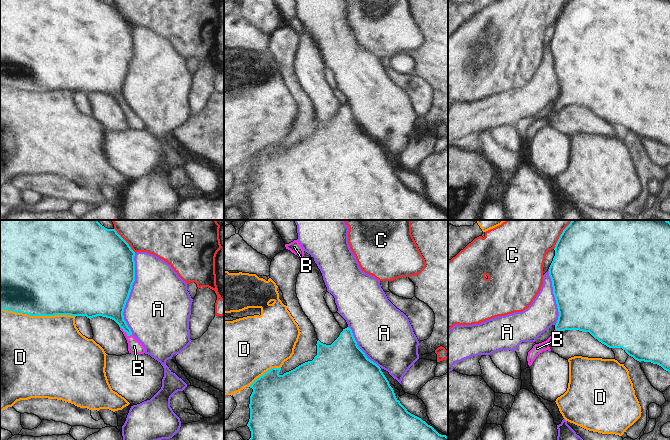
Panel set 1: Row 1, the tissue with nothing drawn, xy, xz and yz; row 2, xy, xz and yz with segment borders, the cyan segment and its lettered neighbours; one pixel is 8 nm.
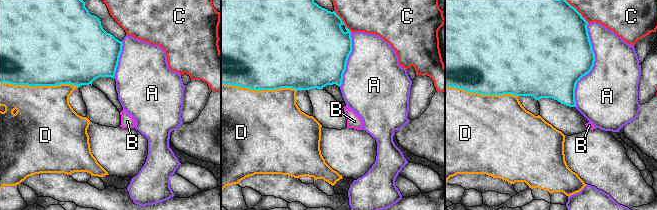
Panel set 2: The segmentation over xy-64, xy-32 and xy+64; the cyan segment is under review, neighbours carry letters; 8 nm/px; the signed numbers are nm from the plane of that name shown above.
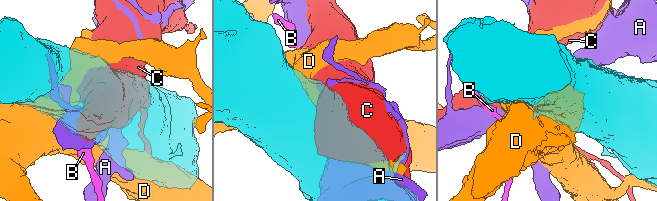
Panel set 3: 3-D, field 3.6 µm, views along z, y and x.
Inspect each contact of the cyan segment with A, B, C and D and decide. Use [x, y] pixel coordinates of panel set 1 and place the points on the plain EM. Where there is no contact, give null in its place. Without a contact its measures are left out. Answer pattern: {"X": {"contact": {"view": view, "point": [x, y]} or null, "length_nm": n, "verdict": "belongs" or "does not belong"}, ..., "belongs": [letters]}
{"A": {"contact": {"view": "xy", "point": [129, 70]}, "length_nm": 650, "verdict": "does not belong"}, "B": {"contact": {"view": "xy", "point": [126, 108]}, "length_nm": 120, "verdict": "belongs"}, "C": {"contact": {"view": "yz", "point": [560, 12]}, "length_nm": 240, "verdict": "does not belong"}, "D": {"contact": {"view": "xy", "point": [37, 91]}, "length_nm": 600, "verdict": "does not belong"}, "belongs": ["B"]}

